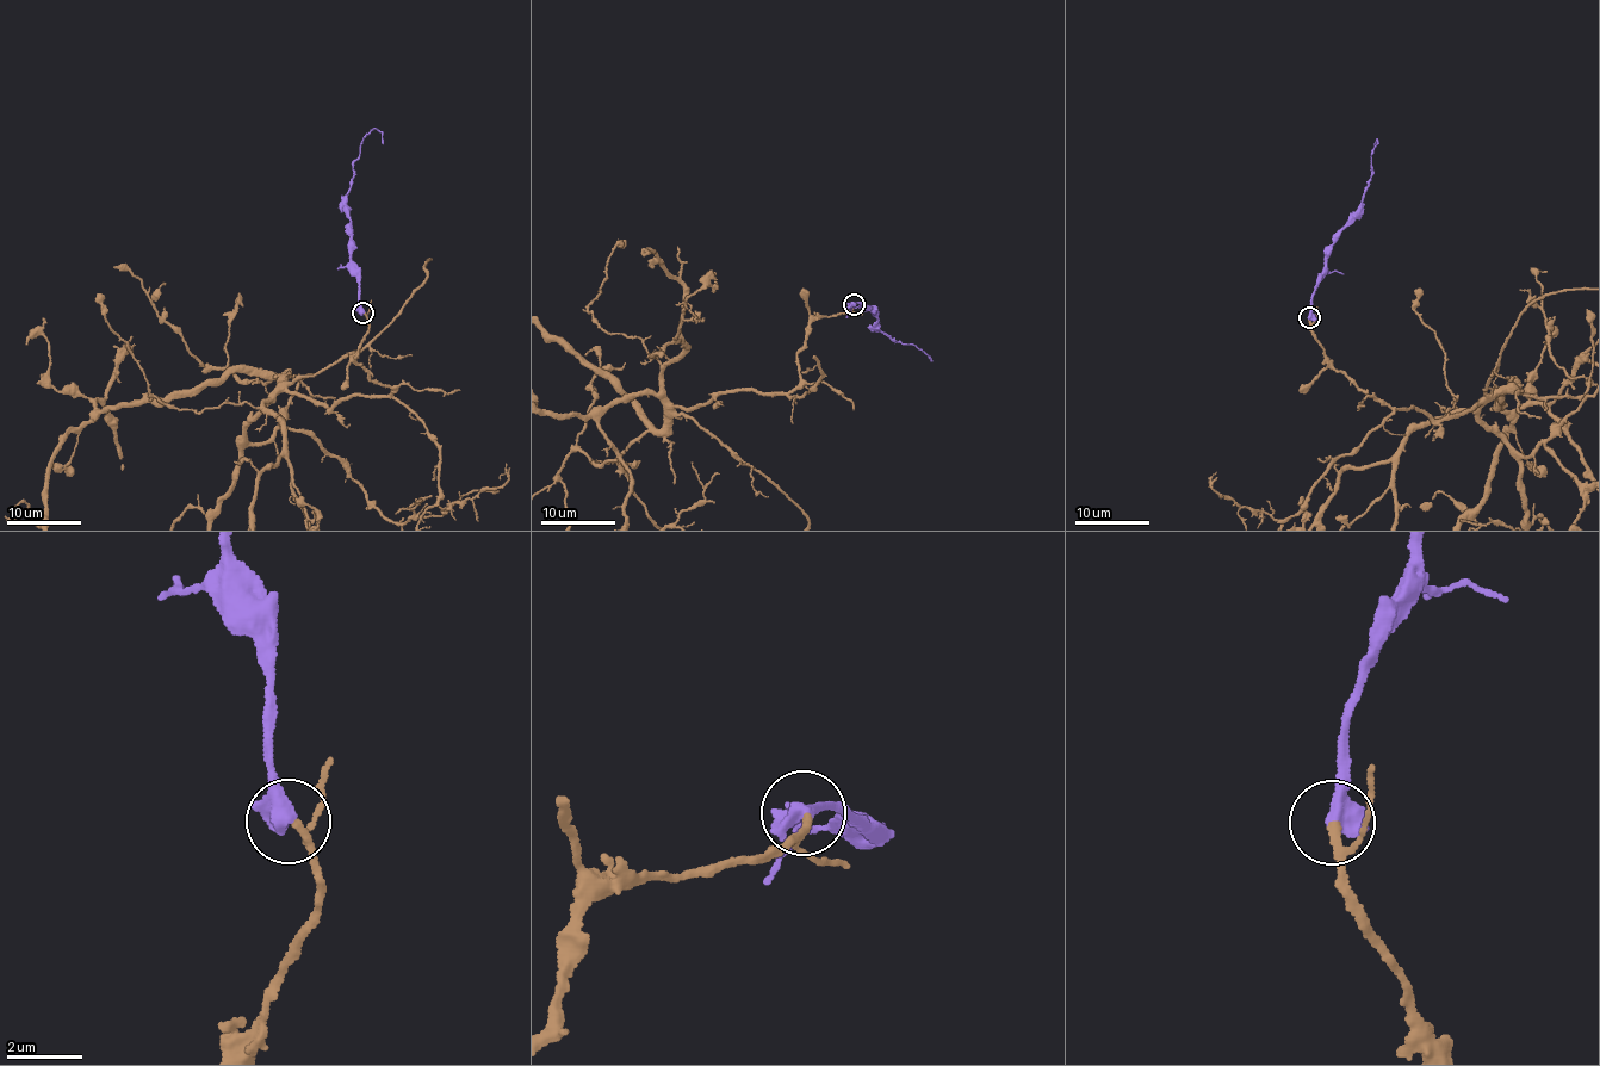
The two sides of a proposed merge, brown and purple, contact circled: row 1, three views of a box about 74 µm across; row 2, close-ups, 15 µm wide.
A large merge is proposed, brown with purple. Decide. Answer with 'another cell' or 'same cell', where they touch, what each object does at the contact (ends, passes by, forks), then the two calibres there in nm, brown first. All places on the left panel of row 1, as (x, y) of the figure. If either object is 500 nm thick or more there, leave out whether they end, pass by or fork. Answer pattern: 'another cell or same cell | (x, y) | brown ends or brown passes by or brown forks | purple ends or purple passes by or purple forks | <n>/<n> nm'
same cell | (363, 313) | brown passes by | purple ends | 130/480 nm

